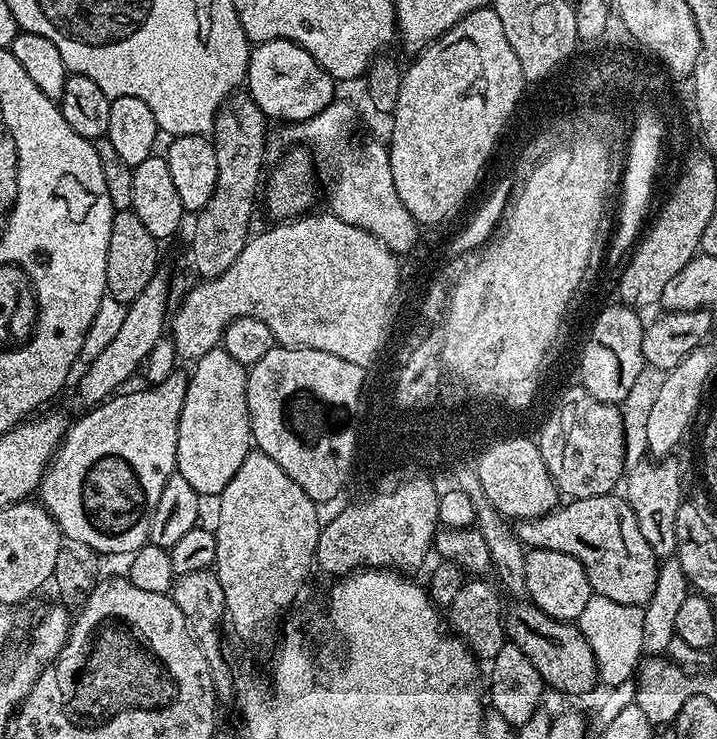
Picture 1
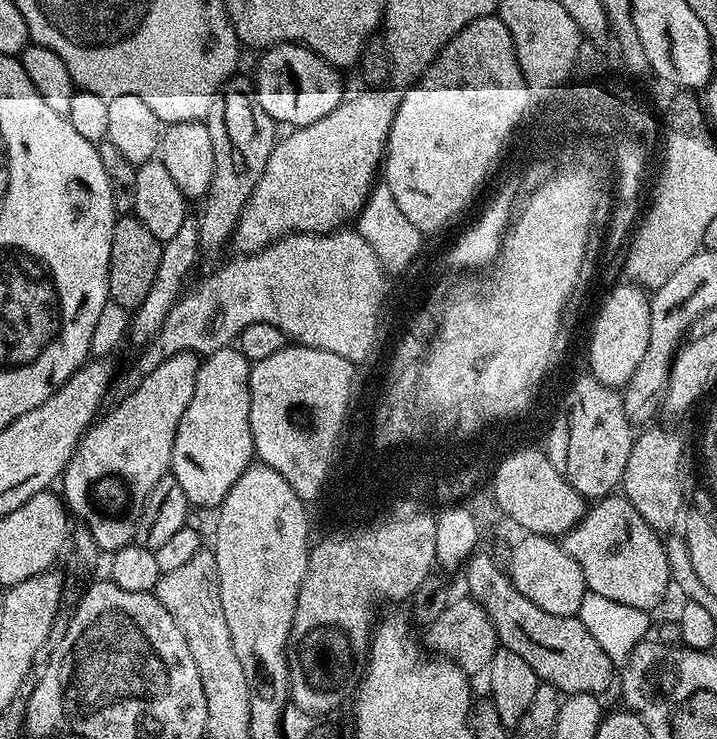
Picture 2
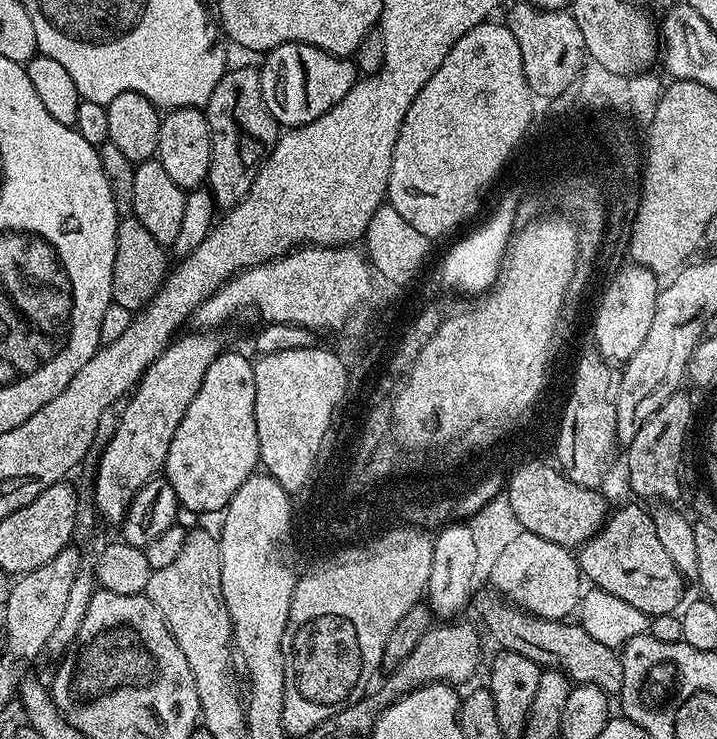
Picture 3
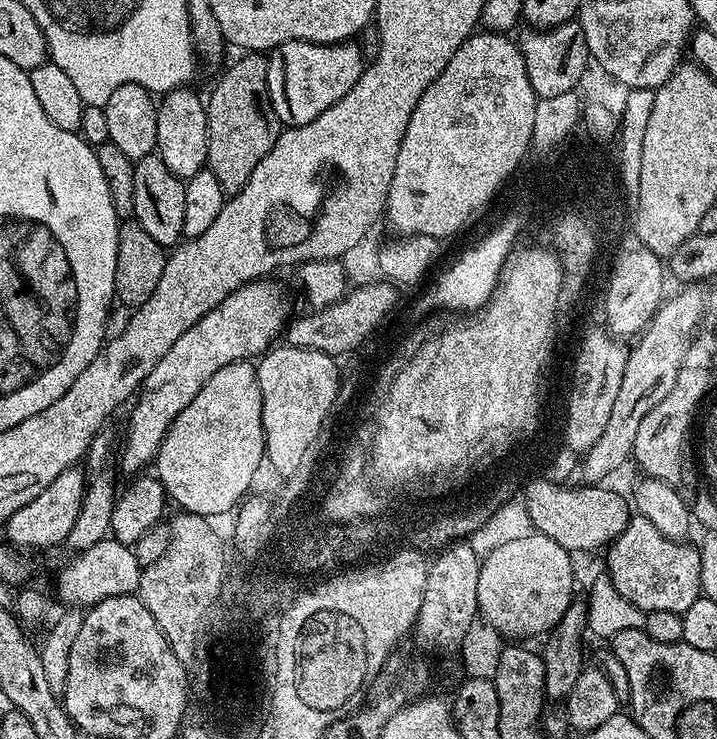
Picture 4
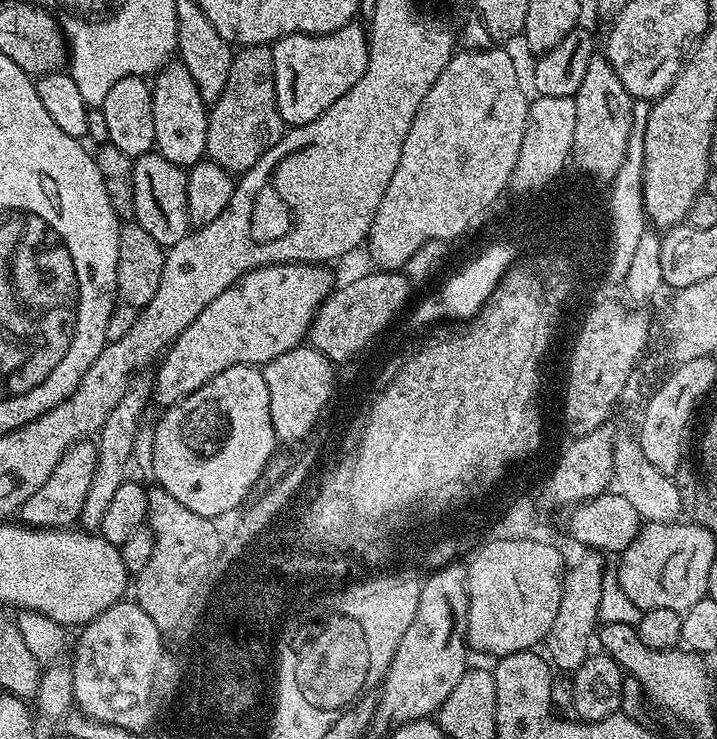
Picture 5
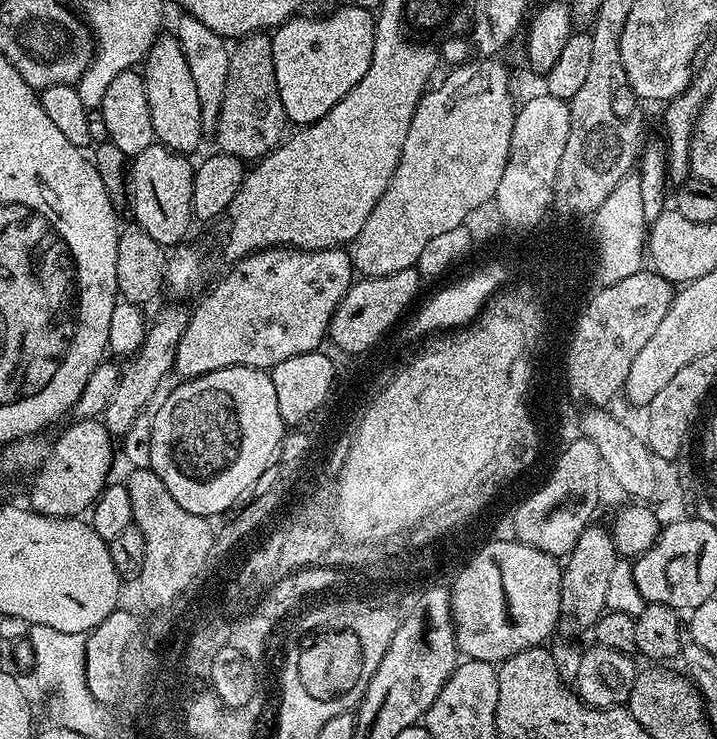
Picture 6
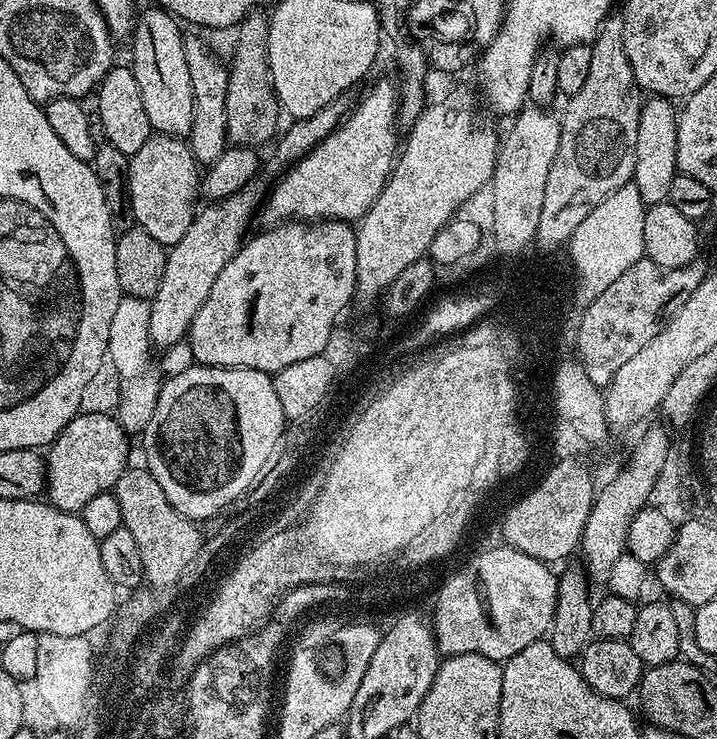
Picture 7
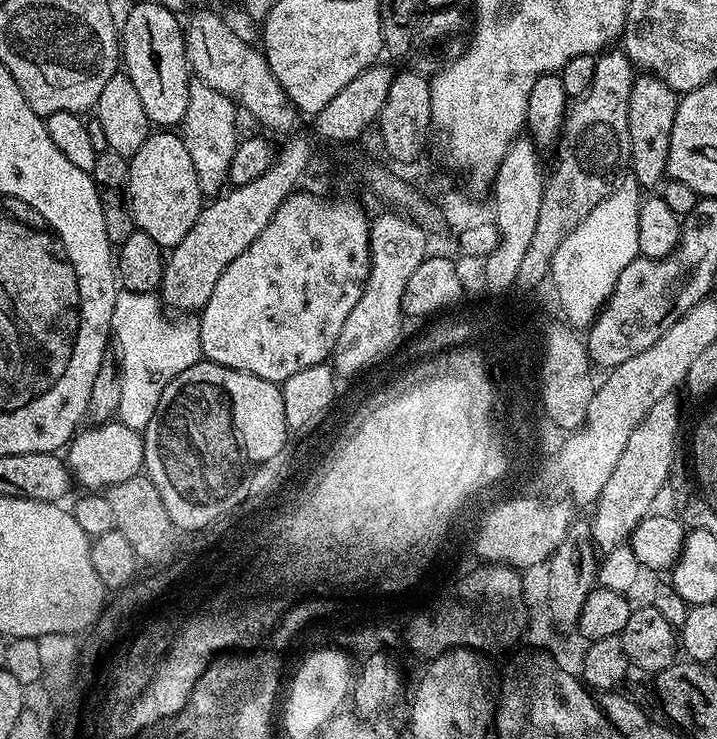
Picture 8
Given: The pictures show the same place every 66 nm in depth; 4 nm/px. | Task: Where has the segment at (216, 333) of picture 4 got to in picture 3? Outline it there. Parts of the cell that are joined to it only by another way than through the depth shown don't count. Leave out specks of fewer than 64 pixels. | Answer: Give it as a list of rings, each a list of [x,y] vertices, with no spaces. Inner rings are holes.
[[[202,334],[196,335],[200,336],[181,335],[179,338],[173,339],[172,343],[168,345],[168,349],[145,370],[140,383],[136,385],[134,391],[128,396],[129,406],[126,407],[126,412],[122,414],[118,430],[114,433],[114,438],[110,439],[109,445],[106,446],[104,453],[100,457],[100,463],[95,474],[93,502],[96,504],[96,515],[103,523],[105,520],[106,523],[113,524],[113,526],[123,524],[126,514],[128,513],[128,507],[132,505],[132,500],[138,494],[138,490],[142,490],[142,486],[146,486],[146,482],[150,482],[154,479],[157,473],[163,469],[164,463],[166,462],[166,454],[170,450],[170,442],[174,442],[174,430],[178,430],[178,422],[182,422],[182,414],[186,410],[186,406],[190,406],[190,402],[194,402],[194,394],[198,394],[198,390],[202,386],[202,378],[206,378],[206,370],[210,370],[210,362],[214,362],[214,358],[219,356],[222,351],[222,345],[220,345],[218,341],[212,338],[204,338],[202,336],[205,335]]]

